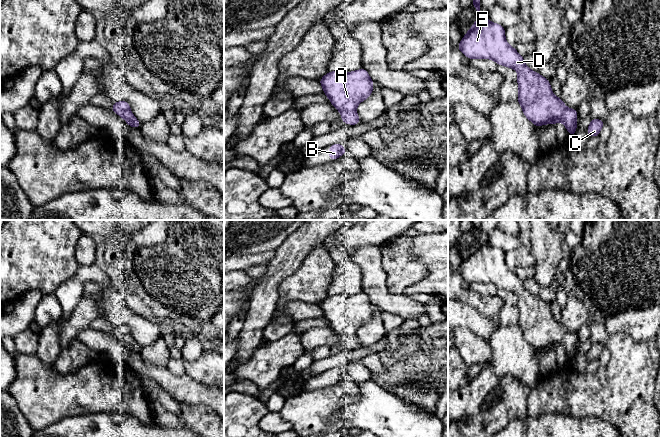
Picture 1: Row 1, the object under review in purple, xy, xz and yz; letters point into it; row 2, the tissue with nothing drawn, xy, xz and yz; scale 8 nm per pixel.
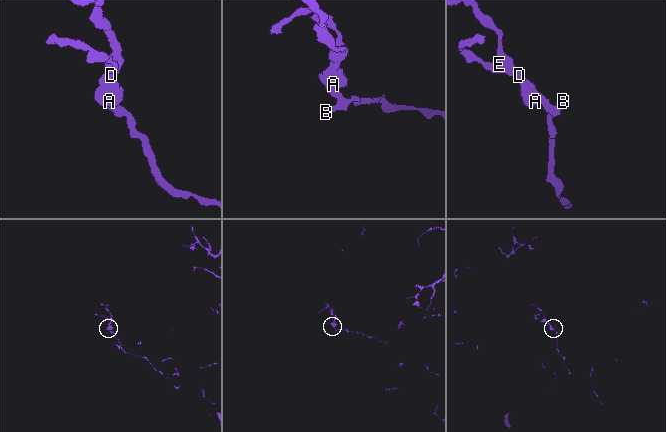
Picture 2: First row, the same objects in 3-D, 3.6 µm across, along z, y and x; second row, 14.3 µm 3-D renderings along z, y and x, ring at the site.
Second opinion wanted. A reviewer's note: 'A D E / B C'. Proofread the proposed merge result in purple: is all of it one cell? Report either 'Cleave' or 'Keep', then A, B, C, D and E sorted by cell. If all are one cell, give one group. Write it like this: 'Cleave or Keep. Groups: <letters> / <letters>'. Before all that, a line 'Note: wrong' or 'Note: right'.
Note: wrong
Keep. Groups: A B C D E

